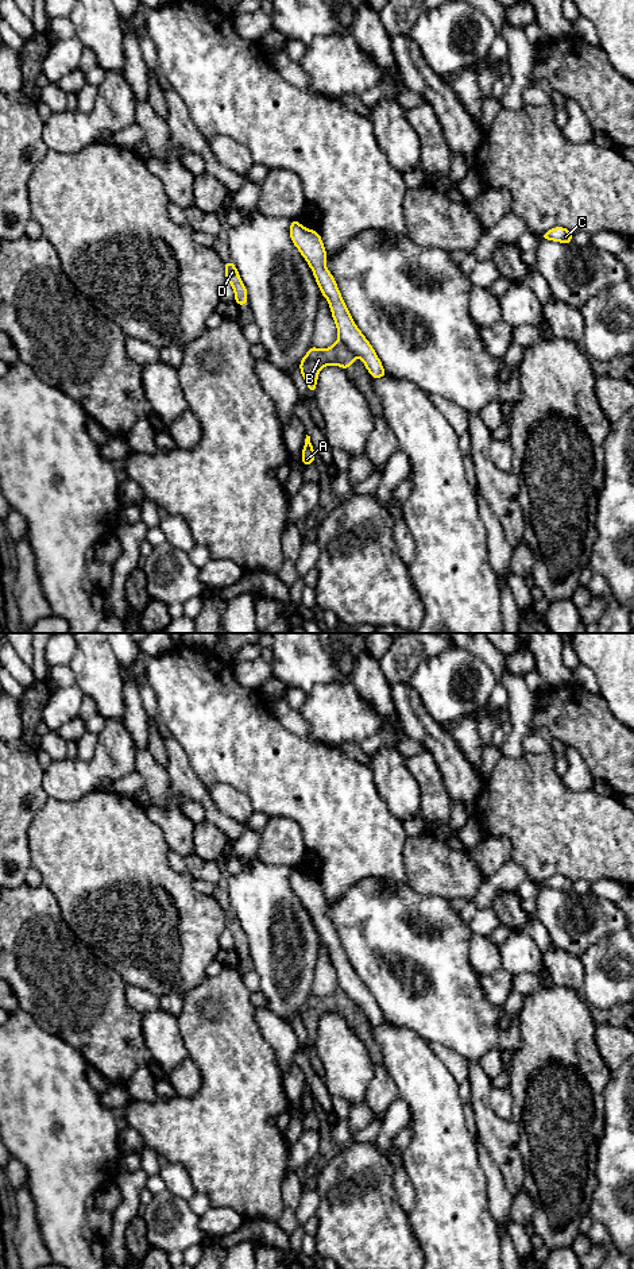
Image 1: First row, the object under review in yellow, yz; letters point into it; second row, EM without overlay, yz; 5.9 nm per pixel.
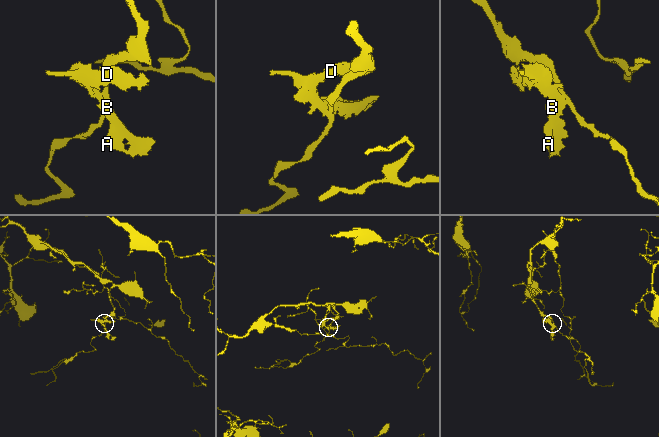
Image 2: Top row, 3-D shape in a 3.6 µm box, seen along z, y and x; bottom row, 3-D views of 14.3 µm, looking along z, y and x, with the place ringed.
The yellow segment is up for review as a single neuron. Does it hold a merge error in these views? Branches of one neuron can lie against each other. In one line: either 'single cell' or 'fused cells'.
fused cells

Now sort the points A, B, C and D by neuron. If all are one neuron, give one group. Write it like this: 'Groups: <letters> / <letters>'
Groups: A B D / C

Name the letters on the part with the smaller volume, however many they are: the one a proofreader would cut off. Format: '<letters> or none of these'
A, B, D

